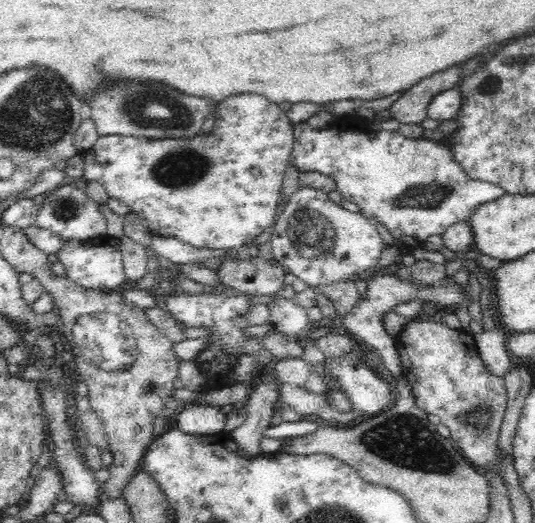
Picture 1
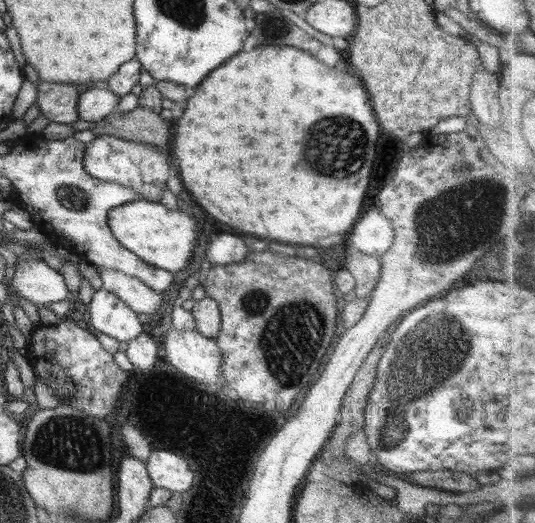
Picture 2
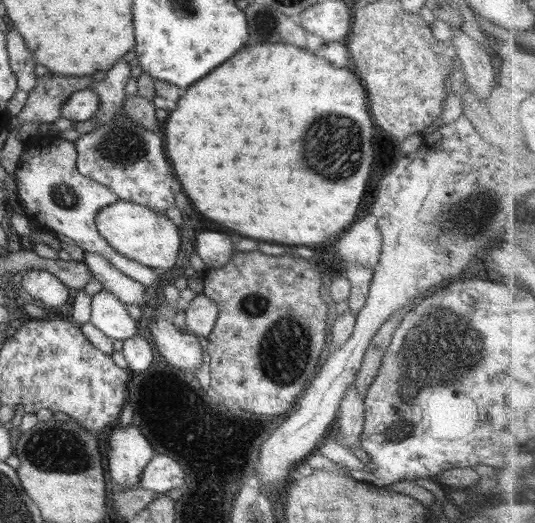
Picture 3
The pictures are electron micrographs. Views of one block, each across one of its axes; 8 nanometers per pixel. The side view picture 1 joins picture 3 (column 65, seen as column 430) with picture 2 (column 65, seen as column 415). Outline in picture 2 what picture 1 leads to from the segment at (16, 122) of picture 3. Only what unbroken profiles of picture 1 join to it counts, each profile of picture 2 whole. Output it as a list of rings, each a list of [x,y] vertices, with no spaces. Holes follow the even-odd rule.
[[[37,82],[40,115],[50,122],[73,124],[78,122],[78,84],[60,84],[60,82]]]

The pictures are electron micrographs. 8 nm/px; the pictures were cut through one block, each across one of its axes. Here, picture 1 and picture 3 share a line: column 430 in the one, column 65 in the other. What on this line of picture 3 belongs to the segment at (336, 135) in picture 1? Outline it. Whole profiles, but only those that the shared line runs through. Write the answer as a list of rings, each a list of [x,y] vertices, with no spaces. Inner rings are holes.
[[[51,136],[26,139],[23,153],[19,157],[15,170],[16,193],[21,208],[32,221],[39,224],[43,231],[50,231],[56,235],[64,234],[72,238],[82,250],[101,254],[122,274],[156,291],[166,282],[168,274],[161,270],[148,268],[148,266],[126,258],[123,254],[118,254],[97,232],[96,213],[119,198],[108,187],[80,174],[76,168],[77,156],[78,153],[72,141],[58,140]]]

